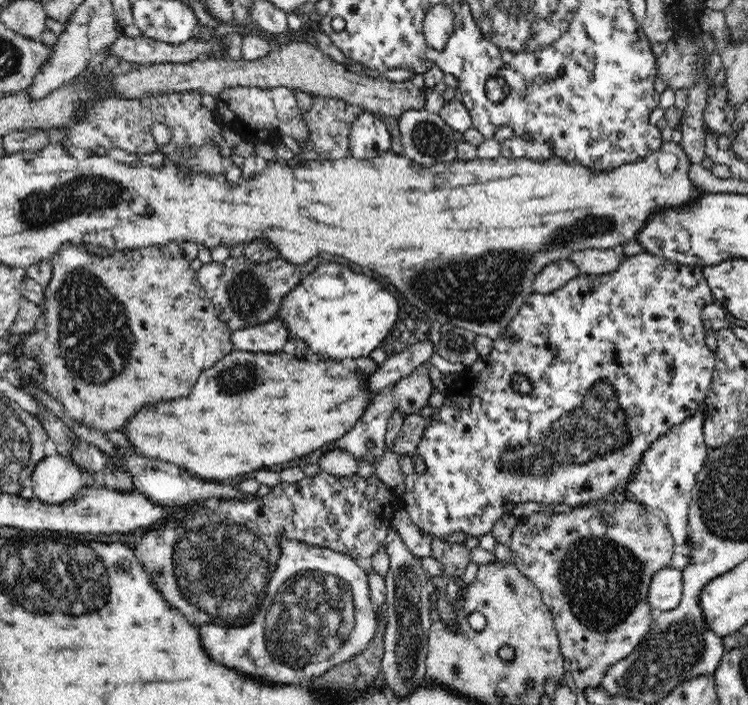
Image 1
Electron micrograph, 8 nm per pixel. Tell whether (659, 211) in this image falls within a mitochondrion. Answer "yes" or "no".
no

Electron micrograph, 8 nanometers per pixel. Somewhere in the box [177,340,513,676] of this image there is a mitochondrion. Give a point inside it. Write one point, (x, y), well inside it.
(311, 613)

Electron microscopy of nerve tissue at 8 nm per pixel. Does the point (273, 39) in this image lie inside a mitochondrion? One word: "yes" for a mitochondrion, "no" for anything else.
no

